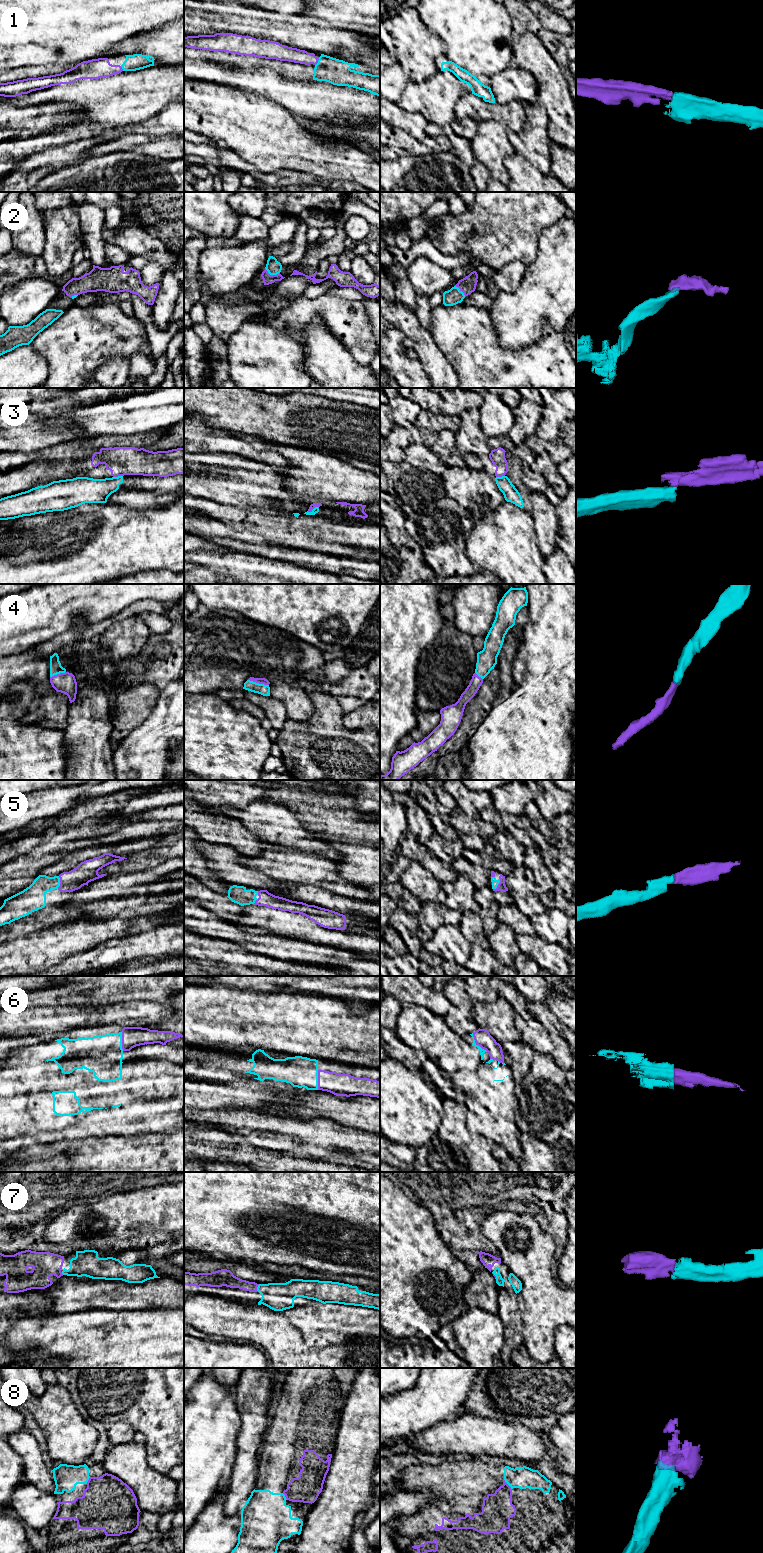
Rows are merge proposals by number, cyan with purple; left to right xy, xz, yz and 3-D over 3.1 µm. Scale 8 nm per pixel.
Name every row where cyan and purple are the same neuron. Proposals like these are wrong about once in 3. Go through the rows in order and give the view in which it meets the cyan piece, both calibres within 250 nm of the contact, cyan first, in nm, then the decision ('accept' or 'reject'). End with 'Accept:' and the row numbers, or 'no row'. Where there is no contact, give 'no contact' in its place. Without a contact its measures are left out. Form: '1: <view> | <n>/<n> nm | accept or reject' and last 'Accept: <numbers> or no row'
1: xz | 200/120 nm | accept
2: xz | 120/80 nm | accept
3: xz | 50/50 nm | reject
4: xz | 90/50 nm | accept
5: xy | 200/170 nm | accept
6: yz | 50/140 nm | accept
7: xz | 220/120 nm | accept
8: yz | 180/260 nm | accept
Accept: 1, 2, 4, 5, 6, 7, 8

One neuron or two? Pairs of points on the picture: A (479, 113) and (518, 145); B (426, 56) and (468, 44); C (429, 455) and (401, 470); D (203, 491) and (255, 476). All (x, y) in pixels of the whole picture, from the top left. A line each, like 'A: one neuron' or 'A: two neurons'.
A: one neuron
B: two neurons
C: one neuron
D: one neuron

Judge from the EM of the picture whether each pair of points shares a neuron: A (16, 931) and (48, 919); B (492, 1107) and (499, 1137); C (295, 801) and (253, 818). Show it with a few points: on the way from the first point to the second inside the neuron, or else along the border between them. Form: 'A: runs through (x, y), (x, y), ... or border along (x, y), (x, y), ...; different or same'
A: runs through (24, 926), (40, 919); same
B: runs through (492, 1114), (499, 1126), (499, 1130); same
C: border along (261, 799), (284, 805), (301, 821); different

